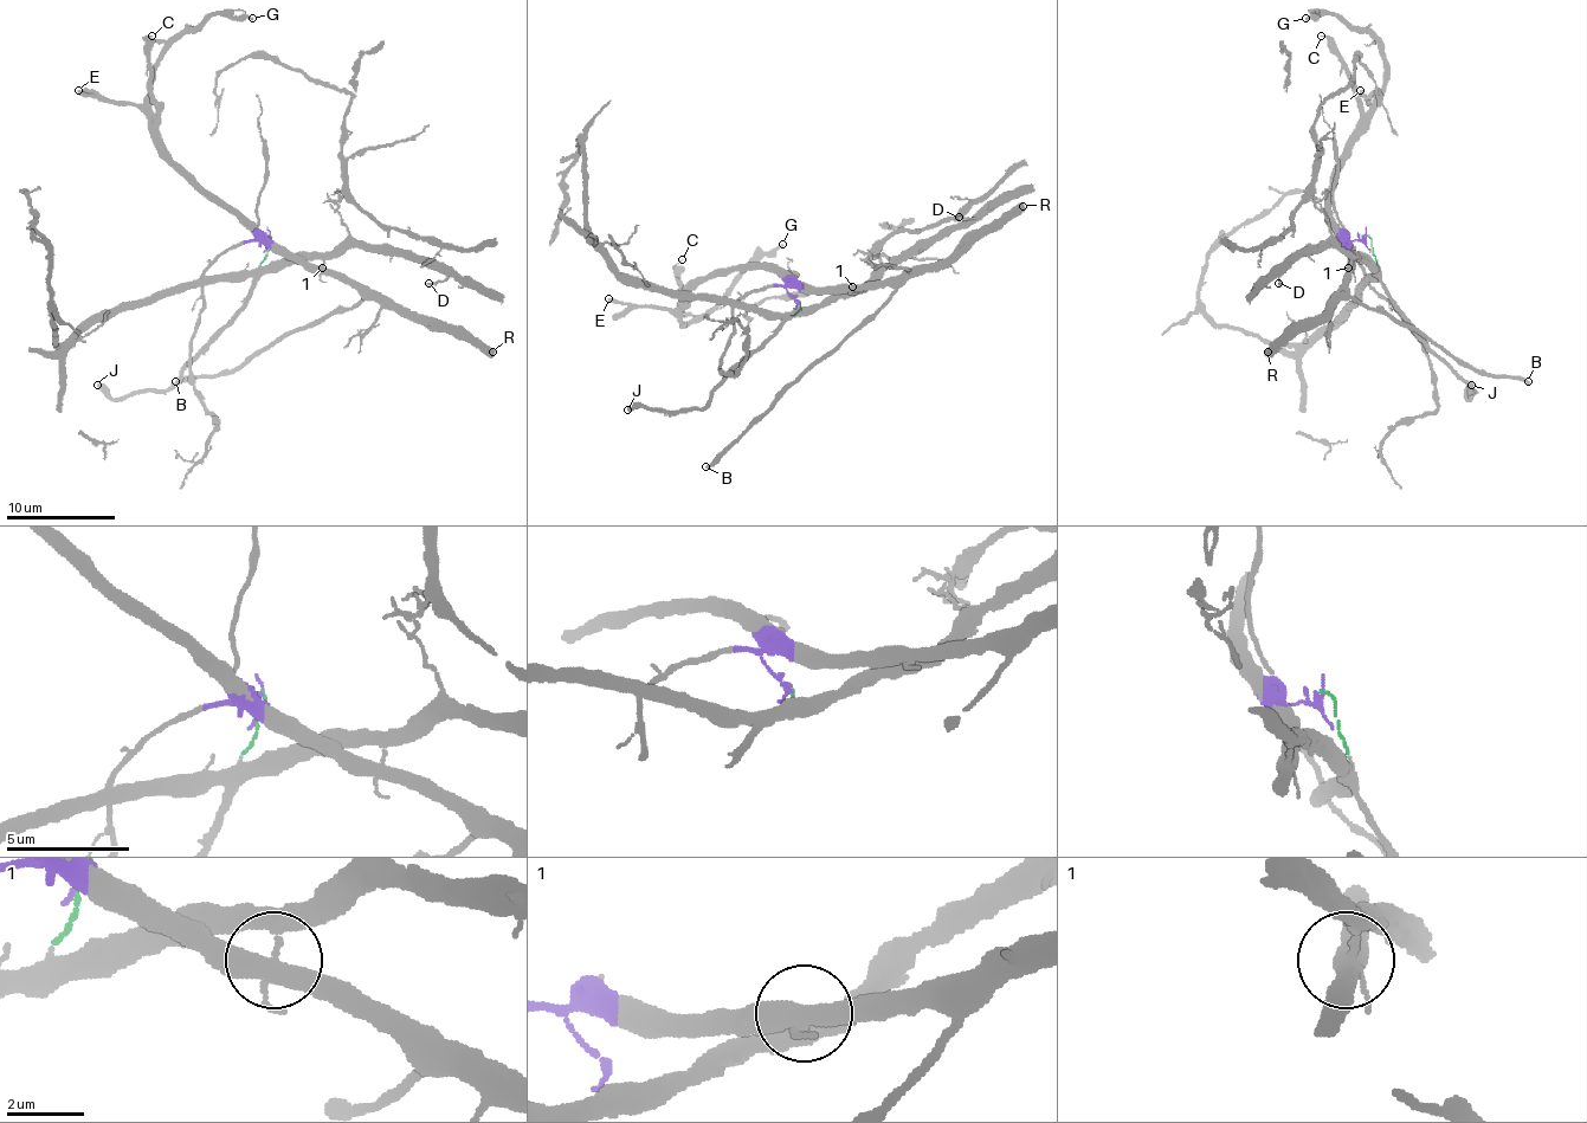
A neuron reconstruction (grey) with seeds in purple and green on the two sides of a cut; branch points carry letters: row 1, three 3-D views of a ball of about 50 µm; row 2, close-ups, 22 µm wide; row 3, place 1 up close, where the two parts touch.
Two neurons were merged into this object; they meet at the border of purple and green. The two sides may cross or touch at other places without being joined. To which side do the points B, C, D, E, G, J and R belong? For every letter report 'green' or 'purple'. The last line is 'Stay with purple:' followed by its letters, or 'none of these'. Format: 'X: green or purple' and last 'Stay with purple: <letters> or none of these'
B: purple
C: purple
D: green
E: purple
G: purple
J: green
R: purple
Stay with purple: B, C, E, G, R

